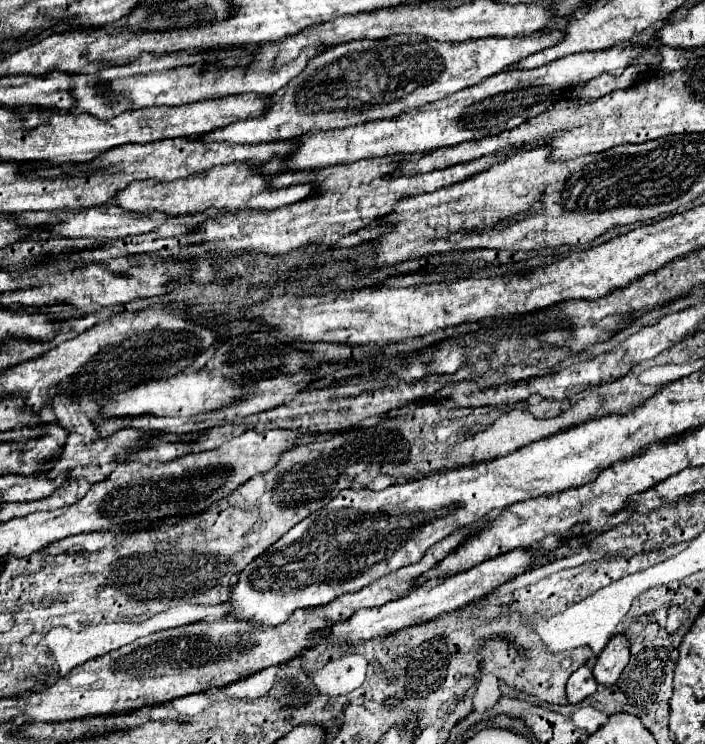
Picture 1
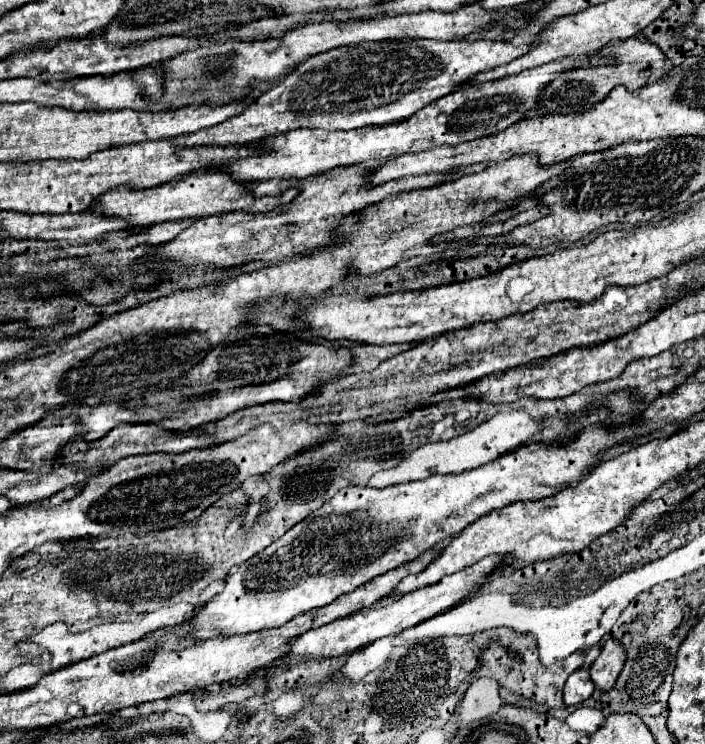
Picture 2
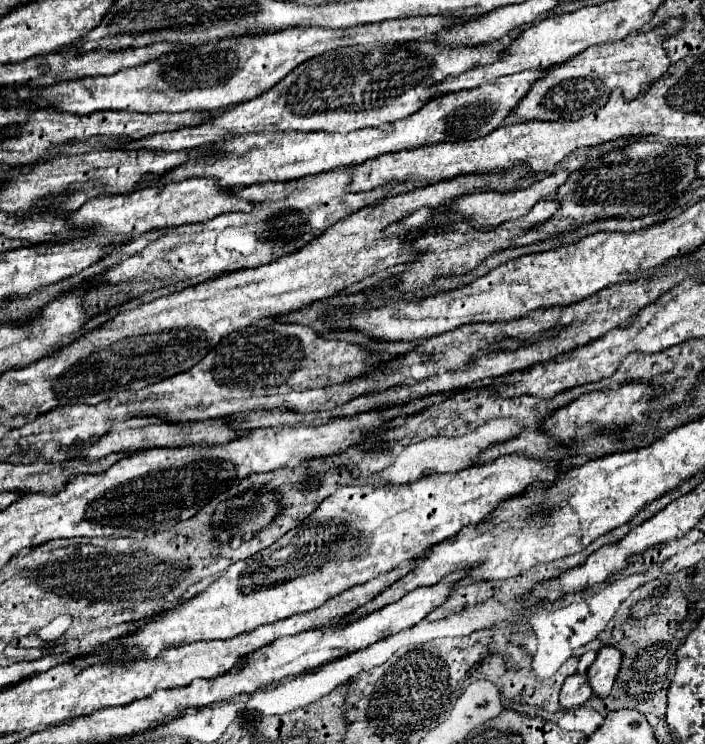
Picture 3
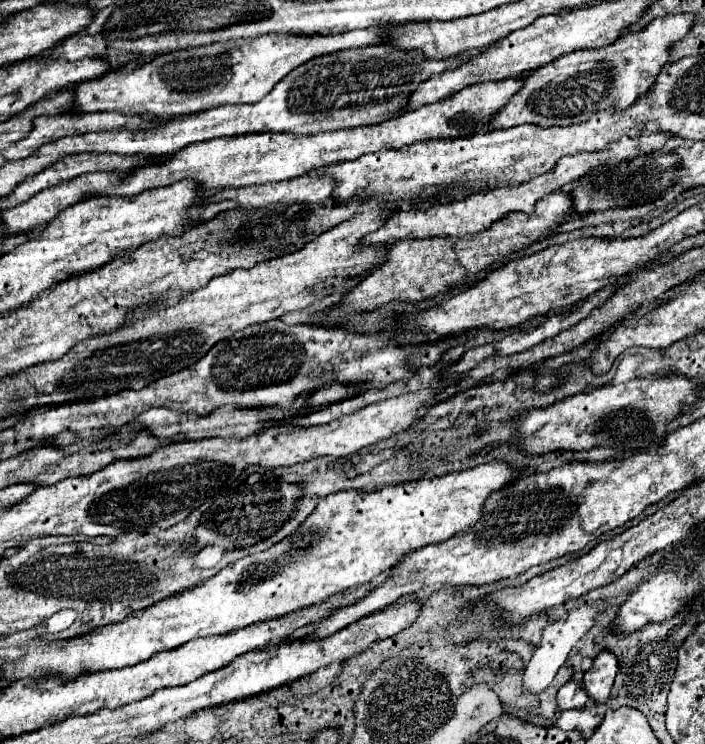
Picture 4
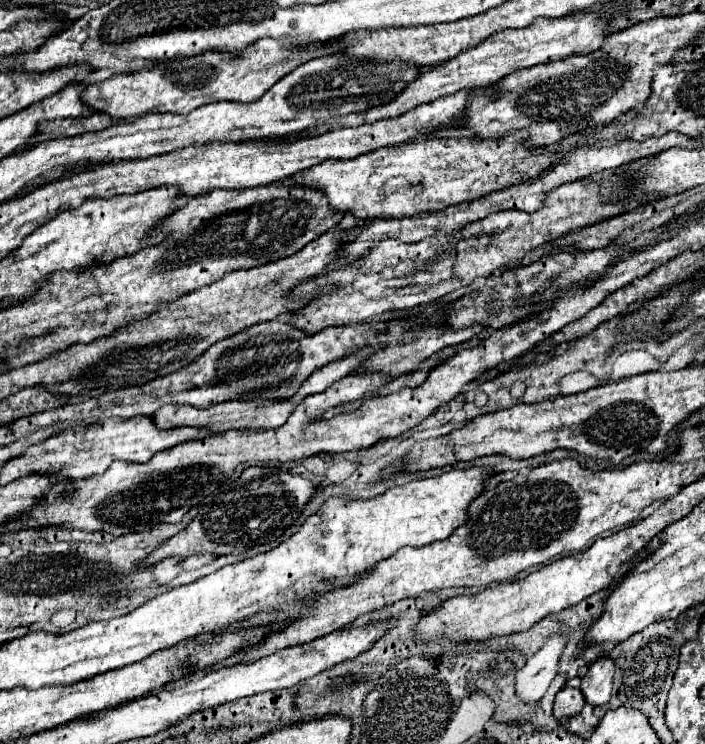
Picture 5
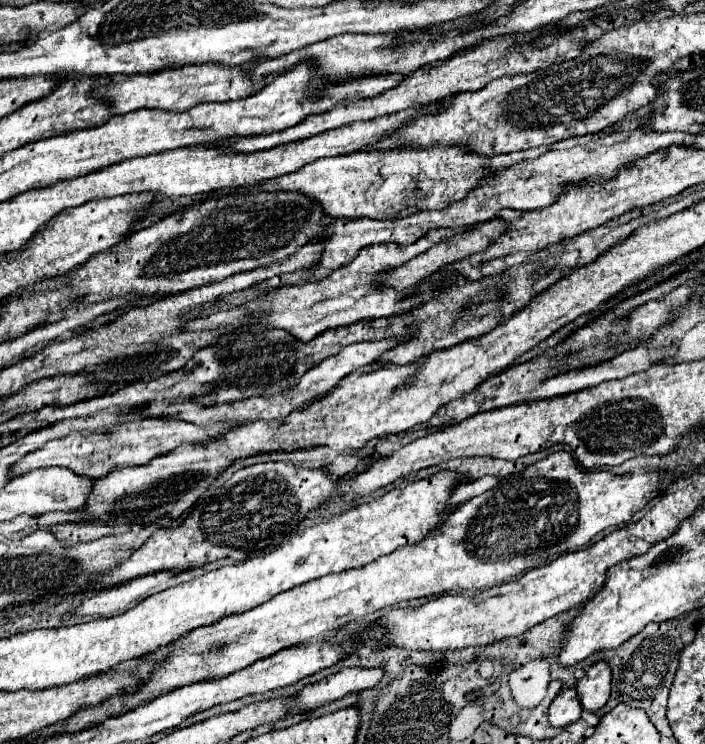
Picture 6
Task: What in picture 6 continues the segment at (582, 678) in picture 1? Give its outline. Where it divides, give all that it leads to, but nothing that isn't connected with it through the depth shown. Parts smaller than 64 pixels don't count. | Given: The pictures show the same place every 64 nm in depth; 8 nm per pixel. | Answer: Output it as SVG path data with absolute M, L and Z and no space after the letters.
M568 688L566 692L560 692L552 700L552 704L548 708L550 726L554 726L554 728L566 728L568 724L580 720L580 712L582 712L582 706L580 706L580 700L576 696L576 690Z

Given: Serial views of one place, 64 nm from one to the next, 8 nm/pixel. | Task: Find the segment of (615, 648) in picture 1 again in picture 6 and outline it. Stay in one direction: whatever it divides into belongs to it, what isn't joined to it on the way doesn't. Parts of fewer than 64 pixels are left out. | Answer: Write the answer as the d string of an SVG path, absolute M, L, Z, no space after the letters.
M596 662L576 684L580 704L586 712L600 710L610 698L610 668L606 662Z

